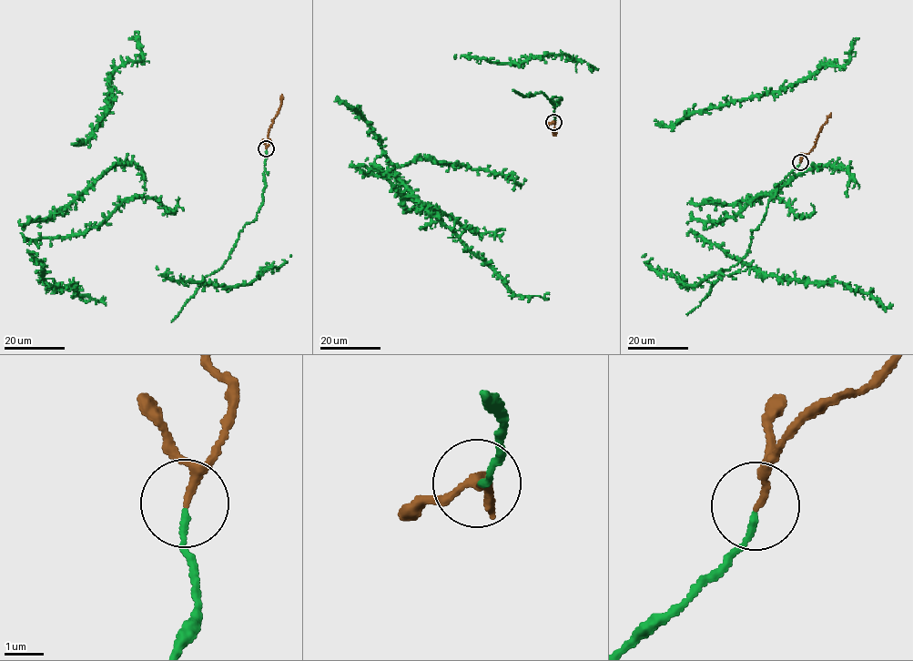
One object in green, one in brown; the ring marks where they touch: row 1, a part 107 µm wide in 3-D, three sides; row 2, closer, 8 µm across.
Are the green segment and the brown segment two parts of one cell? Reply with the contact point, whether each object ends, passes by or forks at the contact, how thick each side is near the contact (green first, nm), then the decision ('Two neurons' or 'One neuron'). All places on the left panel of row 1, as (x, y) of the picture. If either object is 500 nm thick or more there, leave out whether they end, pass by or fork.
Place: (266, 148). At the ring green ends. At the ring brown passes by. Thickness 140 nm (green) against 120 nm. One neuron

